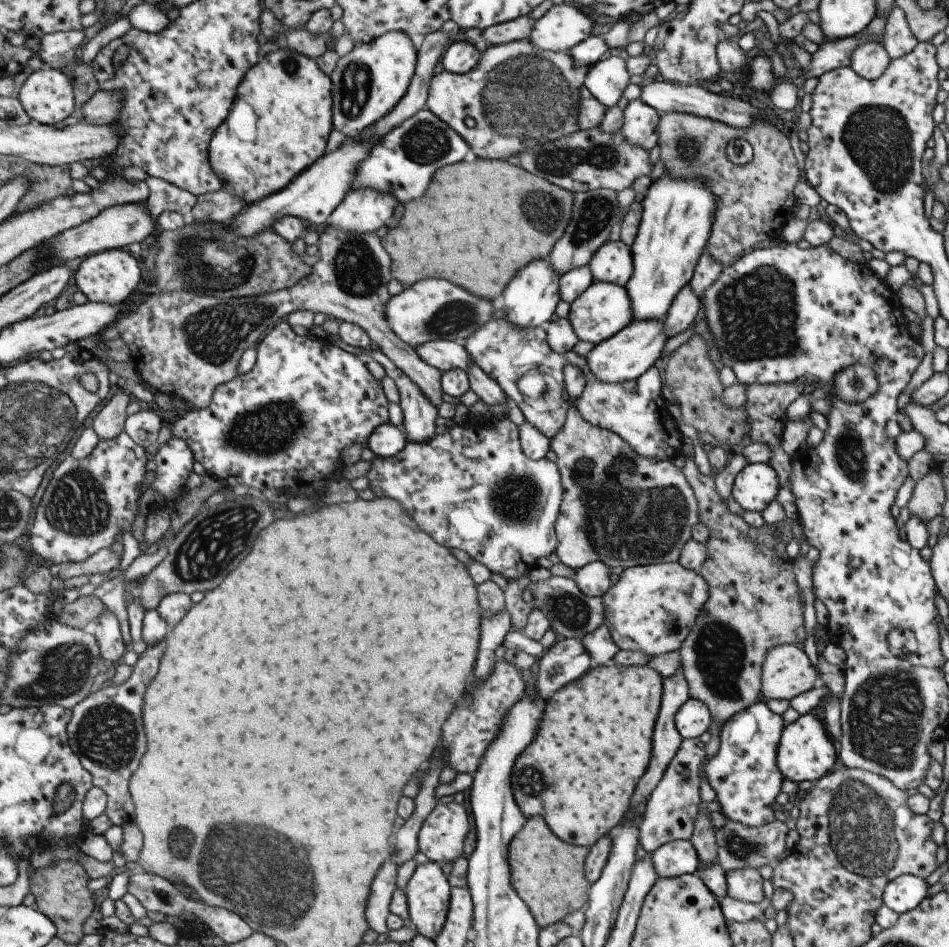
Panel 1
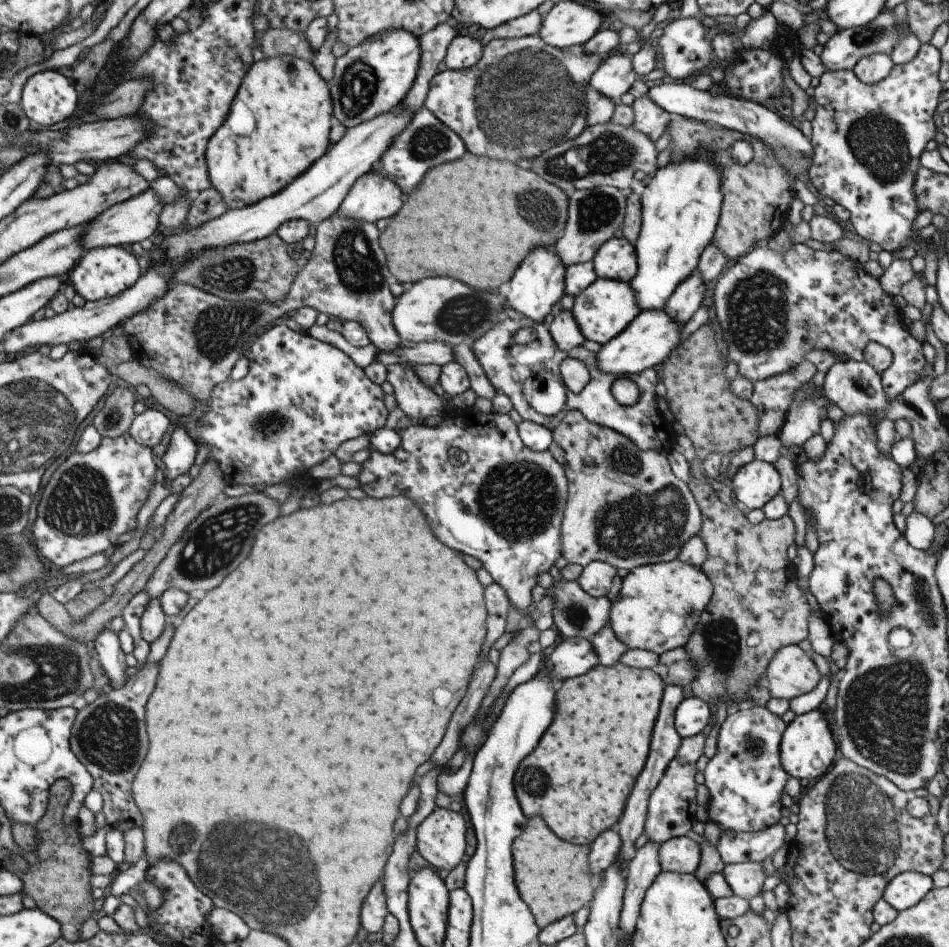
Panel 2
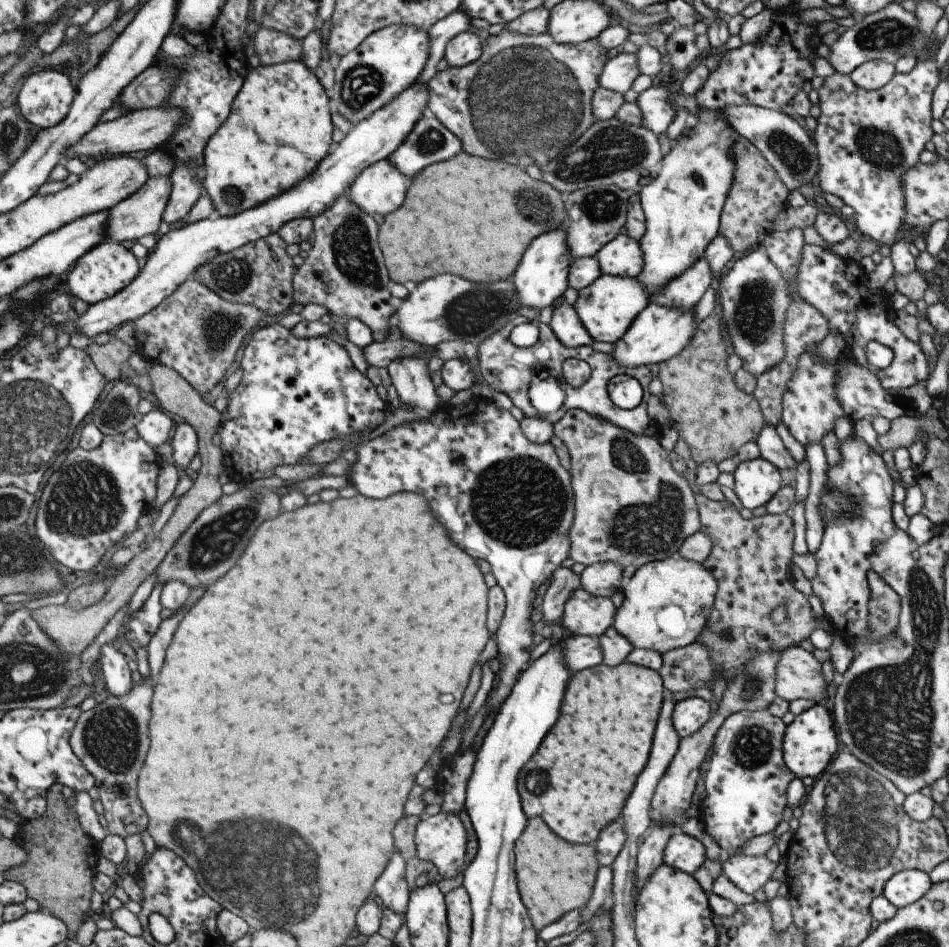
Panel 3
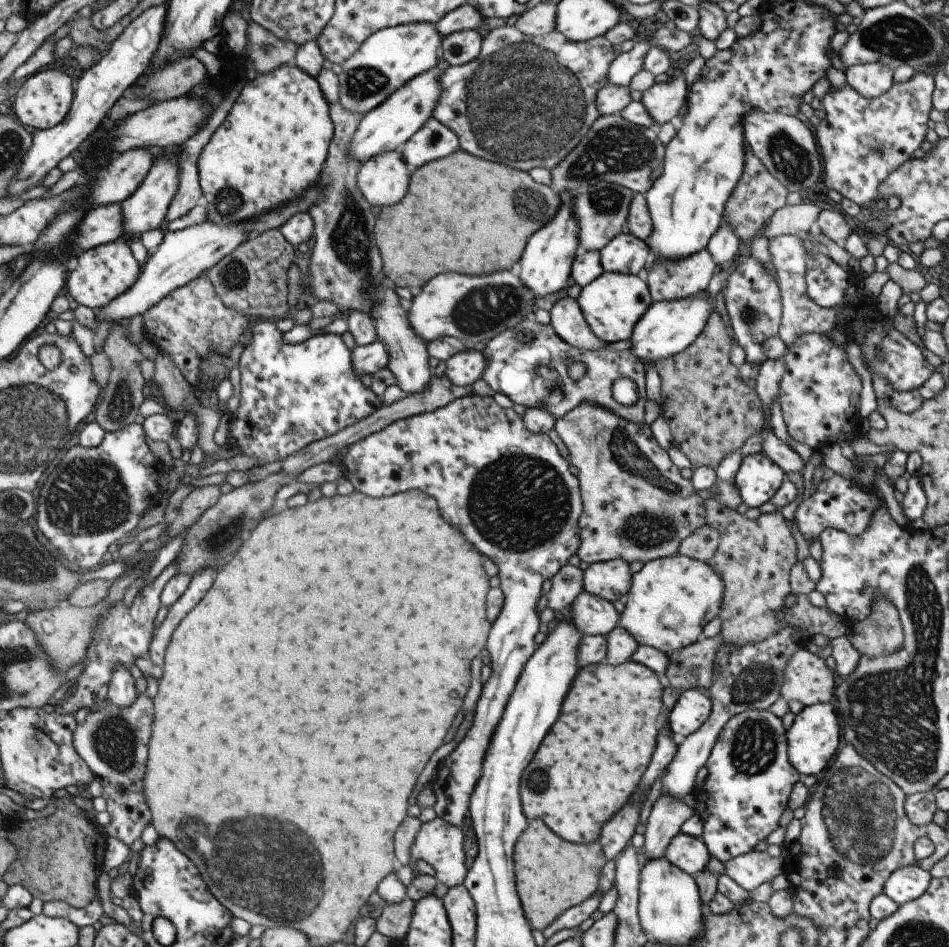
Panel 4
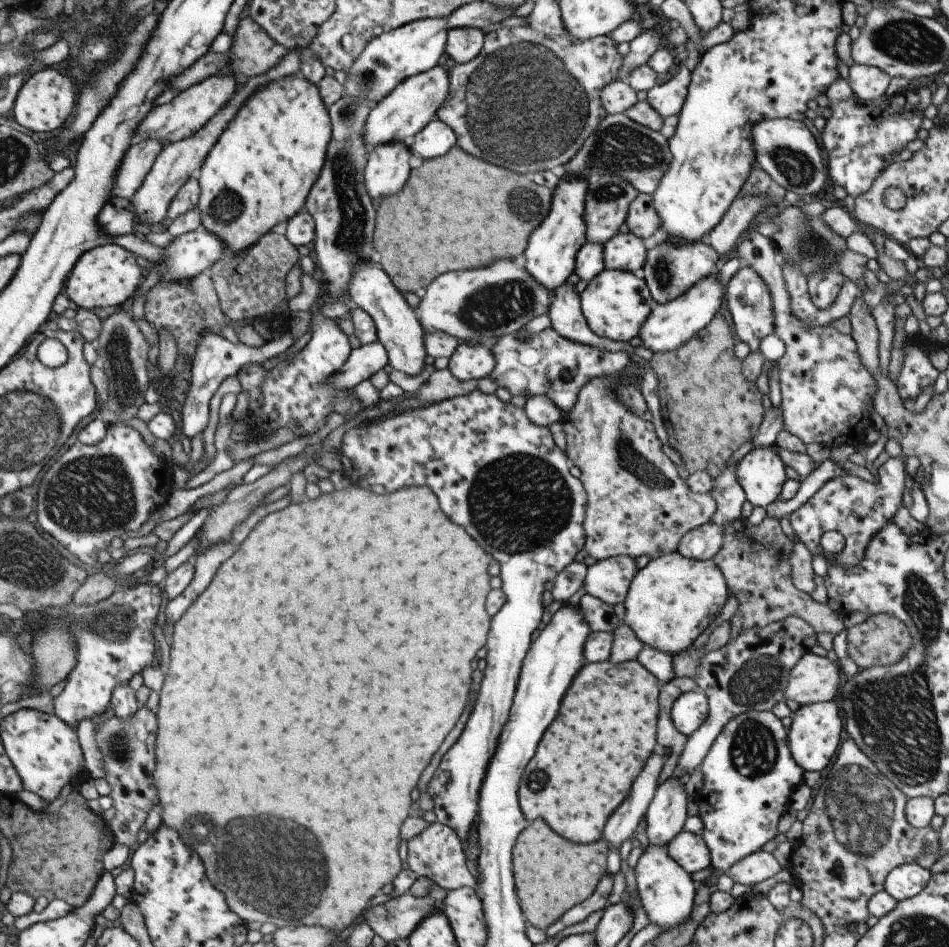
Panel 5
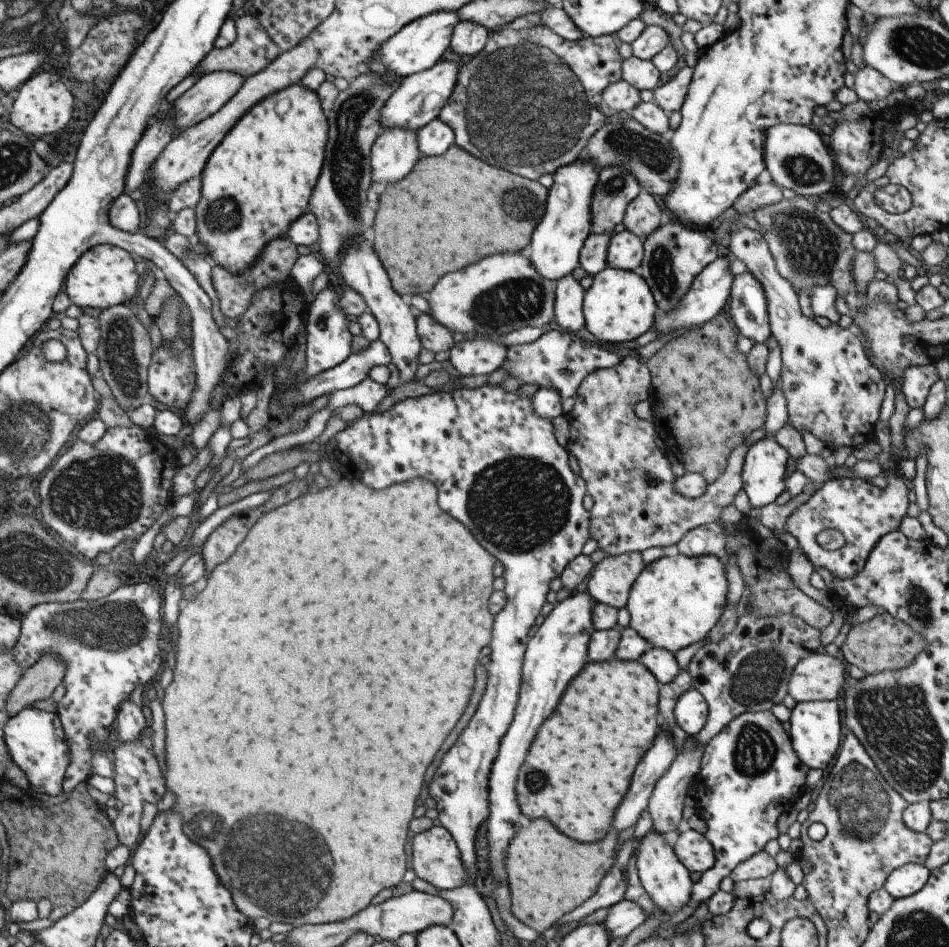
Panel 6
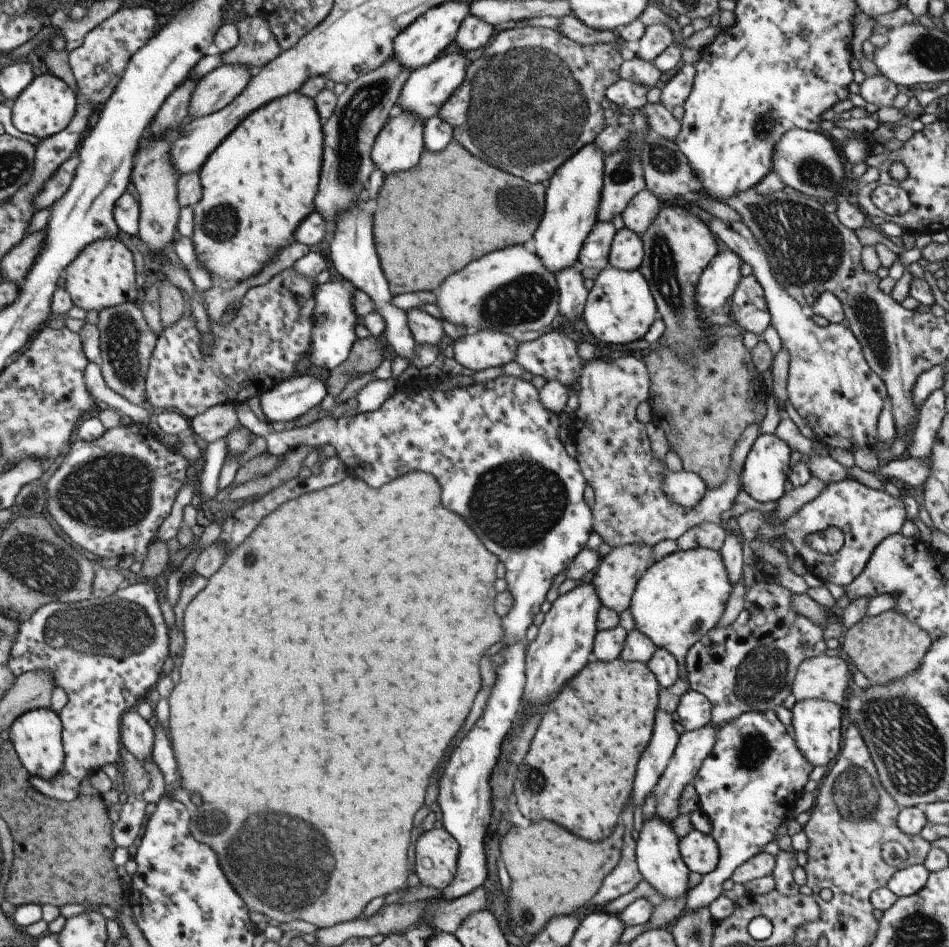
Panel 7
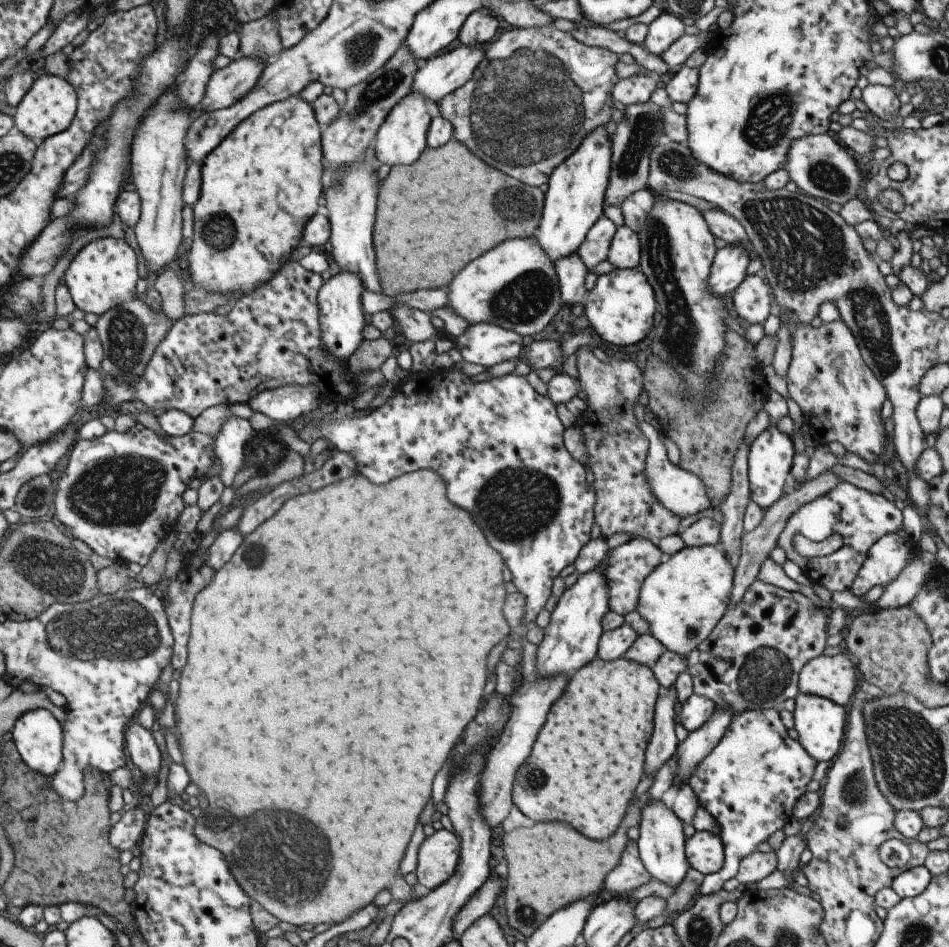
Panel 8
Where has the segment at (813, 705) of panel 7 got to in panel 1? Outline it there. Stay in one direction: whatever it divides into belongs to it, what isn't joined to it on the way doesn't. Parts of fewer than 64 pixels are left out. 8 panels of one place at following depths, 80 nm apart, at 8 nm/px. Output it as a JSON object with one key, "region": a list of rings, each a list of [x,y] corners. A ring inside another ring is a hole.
{"region":[[[807,713],[783,727],[776,750],[776,767],[785,780],[817,780],[838,765],[836,744],[827,734],[822,721]]]}

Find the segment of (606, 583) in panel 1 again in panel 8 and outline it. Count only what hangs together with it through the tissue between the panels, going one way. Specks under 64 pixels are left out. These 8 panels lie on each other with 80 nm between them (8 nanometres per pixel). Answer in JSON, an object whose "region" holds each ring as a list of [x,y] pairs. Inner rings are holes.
{"region":[[[633,537],[625,543],[609,551],[603,562],[603,570],[608,586],[608,605],[611,611],[623,616],[636,611],[638,606],[638,594],[641,583],[646,576],[664,560],[657,542],[651,542],[643,537]]]}

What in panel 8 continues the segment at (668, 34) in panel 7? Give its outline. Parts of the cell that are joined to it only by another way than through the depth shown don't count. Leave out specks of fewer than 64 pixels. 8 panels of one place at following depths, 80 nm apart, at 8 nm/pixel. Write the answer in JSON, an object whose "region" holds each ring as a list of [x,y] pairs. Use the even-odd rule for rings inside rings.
{"region":[[[666,11],[661,12],[648,24],[647,34],[641,45],[648,52],[660,55],[684,34],[683,27],[684,25],[680,17]]]}

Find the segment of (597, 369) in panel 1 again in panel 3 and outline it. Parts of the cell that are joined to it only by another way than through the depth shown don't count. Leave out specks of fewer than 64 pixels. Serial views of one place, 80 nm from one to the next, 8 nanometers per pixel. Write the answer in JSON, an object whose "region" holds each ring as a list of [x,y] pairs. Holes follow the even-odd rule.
{"region":[[[649,302],[631,321],[625,334],[614,342],[610,355],[619,367],[638,367],[647,364],[661,363],[675,356],[687,346],[697,328],[694,308],[683,310],[677,307],[666,307],[657,302]]]}

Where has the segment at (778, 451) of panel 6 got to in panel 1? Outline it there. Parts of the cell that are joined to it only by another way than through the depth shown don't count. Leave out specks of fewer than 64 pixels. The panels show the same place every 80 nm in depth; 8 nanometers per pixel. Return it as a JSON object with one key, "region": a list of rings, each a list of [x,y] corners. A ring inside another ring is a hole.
{"region":[[[747,463],[735,475],[730,495],[743,511],[761,512],[778,489],[776,472],[767,463]]]}

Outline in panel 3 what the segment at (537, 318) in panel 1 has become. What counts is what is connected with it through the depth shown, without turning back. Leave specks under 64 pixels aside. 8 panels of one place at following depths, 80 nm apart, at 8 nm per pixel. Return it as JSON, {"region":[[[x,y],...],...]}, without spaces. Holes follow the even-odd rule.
{"region":[[[565,225],[559,229],[541,233],[535,240],[531,240],[531,244],[527,246],[527,250],[521,256],[519,266],[515,268],[511,276],[520,306],[531,306],[540,311],[546,306],[556,304],[559,296],[568,287],[568,266],[571,260],[570,250],[566,243]]]}

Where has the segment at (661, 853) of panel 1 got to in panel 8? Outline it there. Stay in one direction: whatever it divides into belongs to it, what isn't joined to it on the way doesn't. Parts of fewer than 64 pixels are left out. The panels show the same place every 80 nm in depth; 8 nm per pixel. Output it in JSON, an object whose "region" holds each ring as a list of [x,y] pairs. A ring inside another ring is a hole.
{"region":[[[695,831],[684,842],[684,855],[688,866],[704,875],[716,873],[723,864],[724,850],[719,835],[708,831]]]}

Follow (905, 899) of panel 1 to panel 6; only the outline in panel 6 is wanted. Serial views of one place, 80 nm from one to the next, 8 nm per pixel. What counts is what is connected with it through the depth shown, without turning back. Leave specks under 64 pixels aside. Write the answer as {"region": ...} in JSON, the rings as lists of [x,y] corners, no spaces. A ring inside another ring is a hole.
{"region":[[[904,864],[890,872],[882,887],[894,899],[912,895],[925,884],[929,871],[928,868],[925,868],[924,864]]]}

